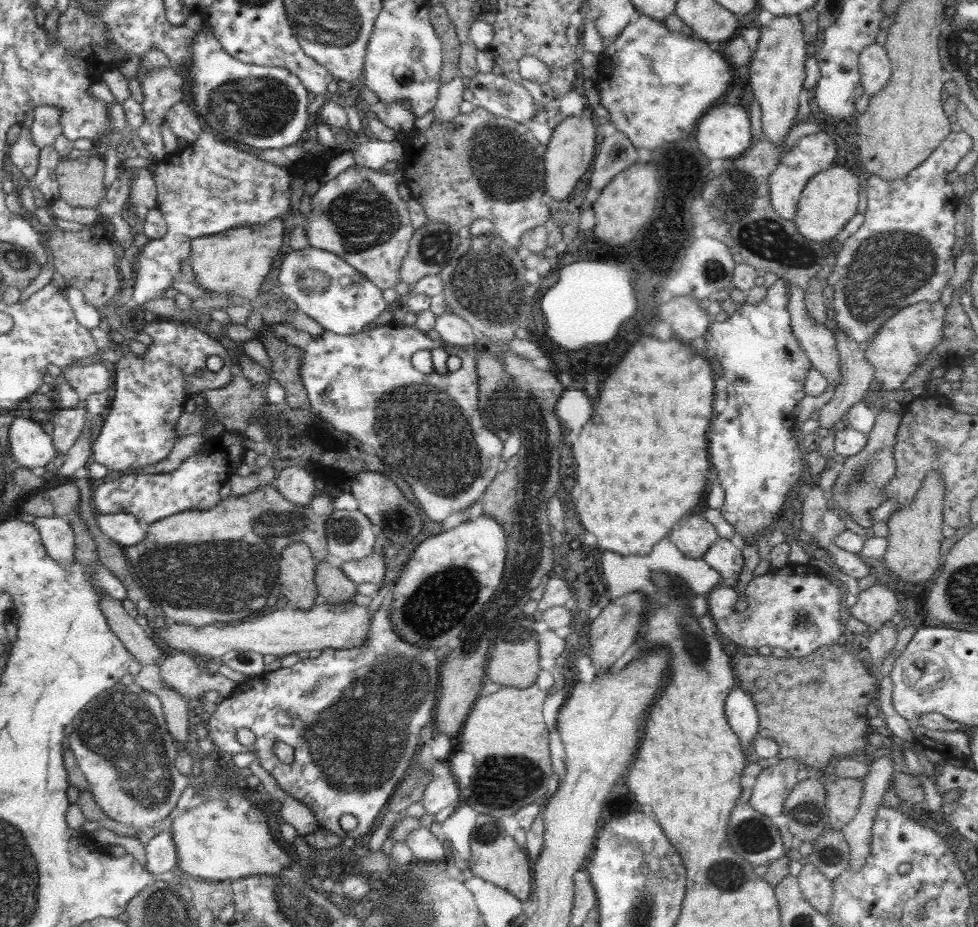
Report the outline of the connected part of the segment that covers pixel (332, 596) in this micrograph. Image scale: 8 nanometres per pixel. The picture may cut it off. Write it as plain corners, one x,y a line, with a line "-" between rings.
326,560
315,565
314,577
317,592
327,602
346,602
355,596
357,584
352,582
345,572

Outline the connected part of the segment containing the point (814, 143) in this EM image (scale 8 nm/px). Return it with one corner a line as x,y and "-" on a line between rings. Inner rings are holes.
822,130
818,134
799,138
789,152
781,155
776,170
769,176
771,203
778,216
786,220
793,220
802,189
815,174
828,170
834,165
837,146
832,140
826,130

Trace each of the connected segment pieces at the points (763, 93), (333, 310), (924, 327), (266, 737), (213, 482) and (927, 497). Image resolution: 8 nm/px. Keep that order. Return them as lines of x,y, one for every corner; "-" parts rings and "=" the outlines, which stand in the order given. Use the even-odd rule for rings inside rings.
797,14
774,17
767,25
759,26
759,33
757,47
752,52
753,56
747,68
748,88
752,89
753,96
756,97
762,109
762,137
768,142
778,145
786,141
790,129
799,121
797,118
799,113
798,96
803,89
805,62
810,49
804,41
803,26
=
311,246
302,250
294,250
286,255
279,271
278,282
282,284
282,292
284,292
286,298
294,300
299,308
298,310
321,324
324,331
340,335
357,334
365,326
374,324
374,320
383,310
392,308
384,301
381,288
378,288
369,278
366,278
353,266
343,261
340,256
328,251
=
940,300
937,302
918,302
897,311
882,326
878,333
866,343
864,356
874,368
874,388
892,392
902,388
902,384
926,361
930,352
944,340
945,312
=
391,603
383,604
372,616
371,627
368,633
368,642
366,646
358,646
358,648
352,649
336,649
326,648
321,650
320,656
317,658
300,659
295,665
290,668
280,667
276,671
264,671
261,675
252,676
251,679
247,679
239,685
234,687
231,694
227,697
223,697
221,702
217,704
217,709
210,716
205,716
205,724
209,731
209,738
212,740
214,746
218,747
221,754
227,756
235,755
240,752
254,752
258,756
258,762
268,774
275,778
278,786
289,794
292,798
299,800
302,804
305,804
310,808
320,829
324,829
328,832
334,832
340,839
346,839
348,837
359,841
359,839
370,833
370,830
374,826
374,820
380,814
384,804
389,801
392,791
396,788
396,785
404,778
404,771
408,770
408,766
414,763
414,751
418,744
422,744
419,738
420,730
424,726
428,726
428,722
432,722
432,708
437,701
437,696
440,692
441,676
439,675
439,666
442,664
442,658
438,659
436,655
437,649
422,649
416,647
416,645
408,645
404,639
396,634
394,627
392,626
389,610
391,609
-
240,728
248,728
252,730
256,736
256,741
252,745
242,745
235,738
235,733
-
277,740
280,740
284,744
289,744
294,748
294,758
290,764
284,764
275,754
274,745
-
346,814
351,814
358,820
358,826
351,832
345,832
340,826
340,819
=
226,431
206,442
204,449
189,456
179,467
162,474
136,474
103,483
93,491
92,505
98,514
127,512
146,526
190,509
208,510
220,503
220,489
241,465
246,447
239,433
=
936,471
927,474
926,480
912,502
903,509
898,509
888,519
888,547
884,558
886,566
894,576
906,582
922,582
939,568
940,542
944,539
942,528
945,526
943,517
944,482

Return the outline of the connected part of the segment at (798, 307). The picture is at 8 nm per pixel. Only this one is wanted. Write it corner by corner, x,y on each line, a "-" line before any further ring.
789,282
786,308
790,313
790,324
794,337
805,351
813,368
819,371
830,385
840,382
840,356
837,342
825,325
816,322
805,305
805,290

